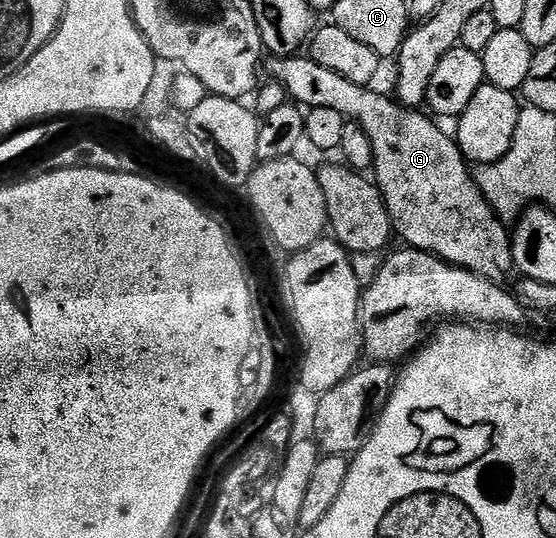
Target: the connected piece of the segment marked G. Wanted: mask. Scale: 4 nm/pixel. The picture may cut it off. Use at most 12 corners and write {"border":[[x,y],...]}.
{"border":[[307,55],[266,68],[374,146],[393,233],[495,284],[510,228],[431,115]]}

